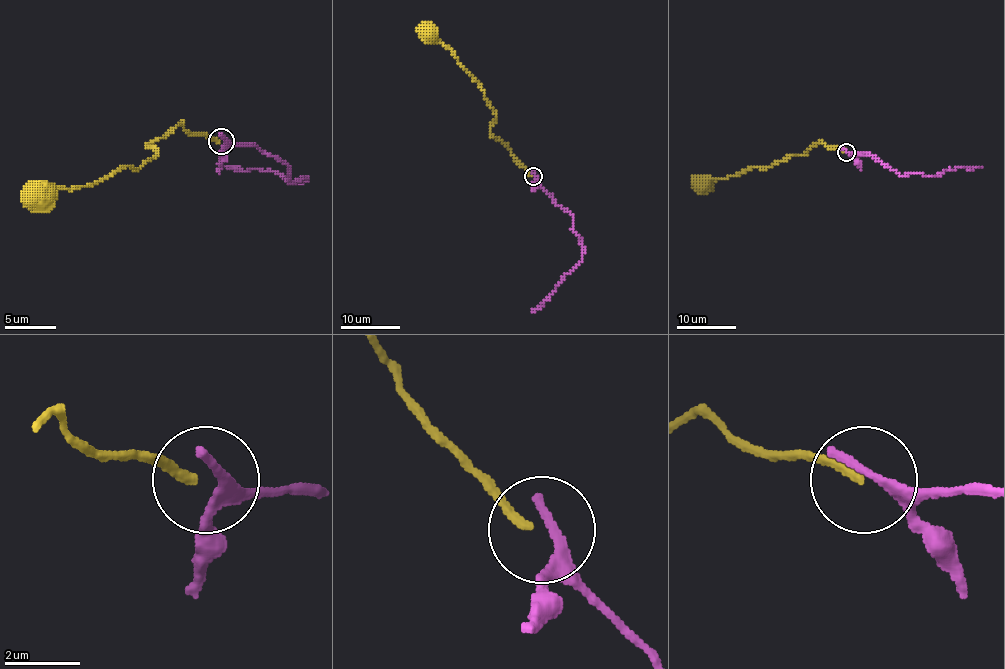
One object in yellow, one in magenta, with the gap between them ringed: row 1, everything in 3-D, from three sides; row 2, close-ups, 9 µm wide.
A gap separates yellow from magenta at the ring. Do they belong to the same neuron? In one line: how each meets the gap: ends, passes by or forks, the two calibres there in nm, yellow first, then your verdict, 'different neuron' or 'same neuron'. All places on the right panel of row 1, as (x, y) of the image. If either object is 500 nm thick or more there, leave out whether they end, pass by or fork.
yellow ends there; magenta passes by; 240 nm thick on the yellow side, 240 nm on the other; different neuron

